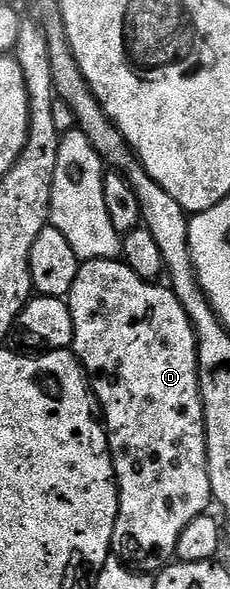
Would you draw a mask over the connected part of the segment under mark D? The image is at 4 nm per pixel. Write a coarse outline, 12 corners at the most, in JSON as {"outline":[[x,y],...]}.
{"outline":[[120,258],[82,262],[71,350],[117,474],[112,554],[176,556],[214,502],[197,338]]}

